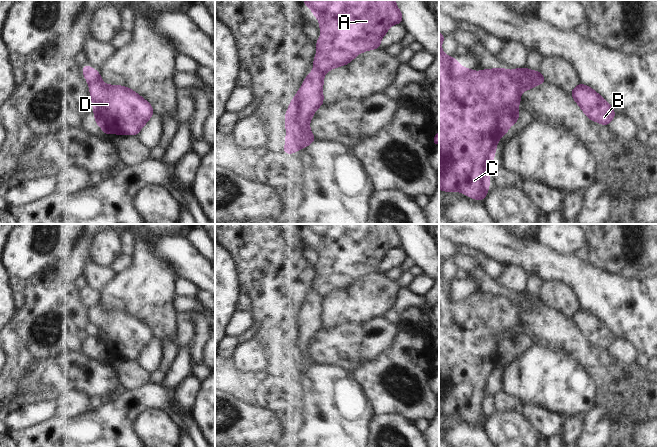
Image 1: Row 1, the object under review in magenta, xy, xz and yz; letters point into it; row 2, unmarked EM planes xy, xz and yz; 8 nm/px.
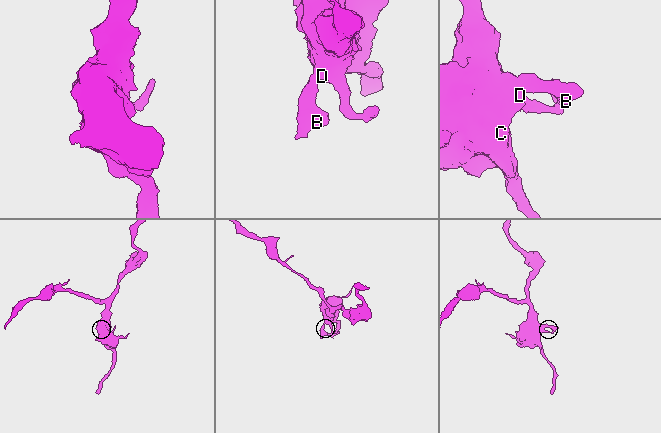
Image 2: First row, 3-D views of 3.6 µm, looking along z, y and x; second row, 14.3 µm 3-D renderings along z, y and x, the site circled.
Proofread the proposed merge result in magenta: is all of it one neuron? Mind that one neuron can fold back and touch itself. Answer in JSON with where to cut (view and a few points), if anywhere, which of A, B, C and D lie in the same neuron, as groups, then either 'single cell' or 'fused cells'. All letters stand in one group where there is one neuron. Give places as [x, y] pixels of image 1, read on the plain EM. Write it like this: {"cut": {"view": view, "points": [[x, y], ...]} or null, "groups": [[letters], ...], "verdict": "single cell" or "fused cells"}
{"cut": {"view": "yz", "points": [[510, 295], [512, 304], [521, 314]]}, "groups": [["A", "C", "D"], ["B"]], "verdict": "fused cells"}

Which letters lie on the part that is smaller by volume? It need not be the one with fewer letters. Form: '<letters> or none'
B

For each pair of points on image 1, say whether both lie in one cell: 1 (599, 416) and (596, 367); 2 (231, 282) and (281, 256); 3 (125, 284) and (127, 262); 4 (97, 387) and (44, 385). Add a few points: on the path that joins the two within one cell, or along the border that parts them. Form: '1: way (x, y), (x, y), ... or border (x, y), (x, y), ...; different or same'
1: border (596, 406), (605, 405), (610, 410), (613, 425); different
2: border (230, 256), (238, 279), (237, 302); different
3: border (133, 255), (133, 264), (117, 274); different
4: way (84, 381), (57, 381); same

